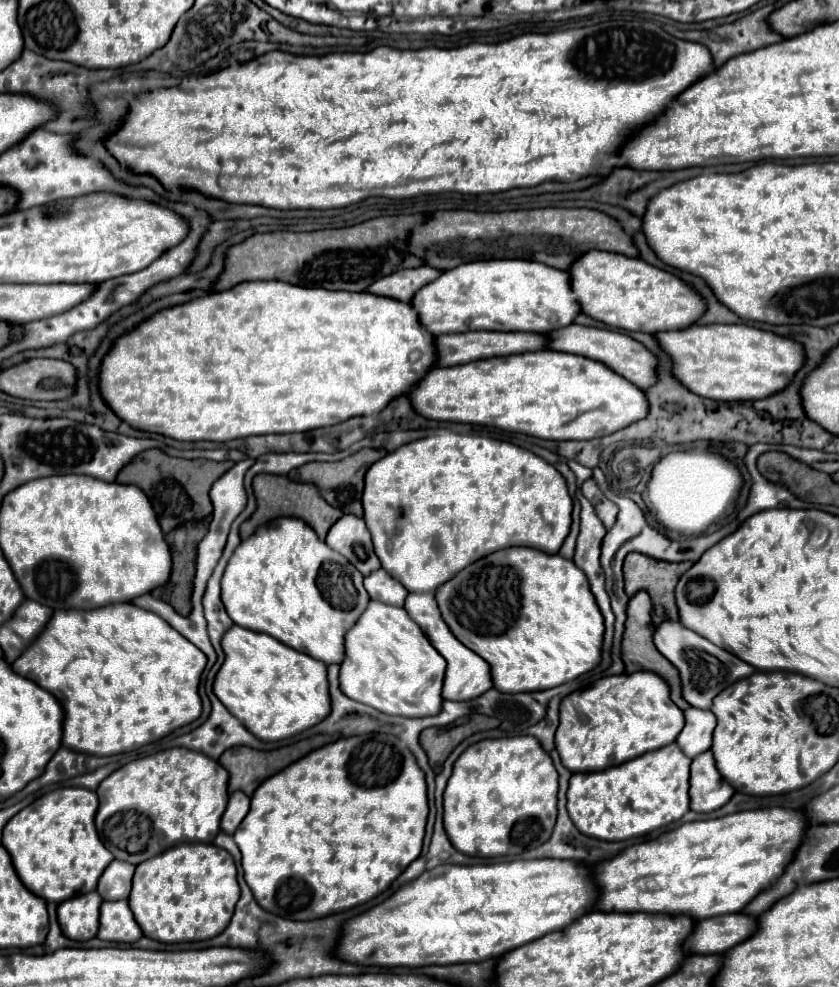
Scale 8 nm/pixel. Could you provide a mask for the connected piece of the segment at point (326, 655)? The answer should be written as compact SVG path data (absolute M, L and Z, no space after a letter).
M278 517L256 529L252 537L234 551L222 577L222 603L236 625L268 633L296 651L302 651L326 665L344 661L344 637L366 611L370 595L364 589L364 575L340 553L332 551L304 521L296 517Z

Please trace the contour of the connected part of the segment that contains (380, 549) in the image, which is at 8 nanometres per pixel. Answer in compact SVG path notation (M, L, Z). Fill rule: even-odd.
M432 435L388 453L368 469L362 503L382 567L410 593L436 591L468 563L504 547L528 545L544 553L558 553L572 523L566 481L550 463L528 449L480 435Z

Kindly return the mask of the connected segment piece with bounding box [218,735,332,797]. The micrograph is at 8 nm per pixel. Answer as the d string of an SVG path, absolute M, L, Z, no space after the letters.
M314 735L310 739L302 739L302 741L296 741L292 743L294 747L280 747L280 749L274 749L274 751L256 751L256 749L250 749L250 747L232 747L228 751L224 751L224 755L220 755L218 763L230 773L230 781L228 781L228 791L234 793L234 791L244 791L248 797L258 789L258 785L272 777L274 773L282 771L284 767L292 765L294 761L302 759L304 755L308 755L310 751L326 745L326 743L332 743L332 737L330 735Z

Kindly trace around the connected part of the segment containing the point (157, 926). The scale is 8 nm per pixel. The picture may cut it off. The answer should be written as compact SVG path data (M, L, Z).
M182 843L136 867L128 903L146 937L162 943L182 943L222 933L238 897L236 867L228 851L206 843Z

